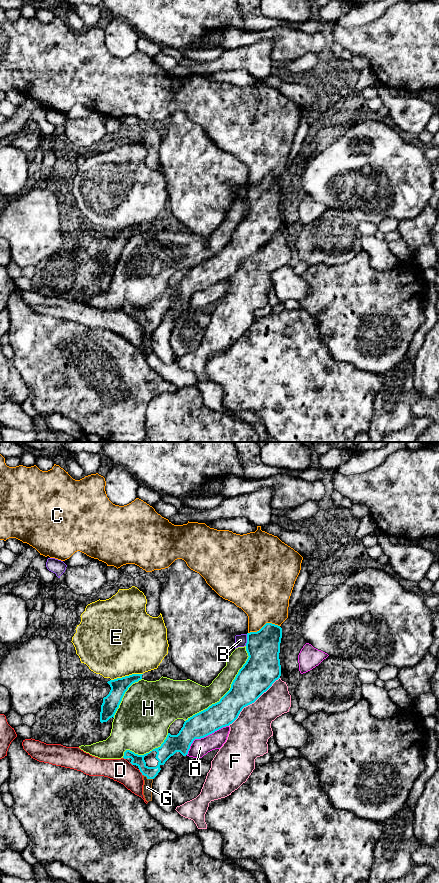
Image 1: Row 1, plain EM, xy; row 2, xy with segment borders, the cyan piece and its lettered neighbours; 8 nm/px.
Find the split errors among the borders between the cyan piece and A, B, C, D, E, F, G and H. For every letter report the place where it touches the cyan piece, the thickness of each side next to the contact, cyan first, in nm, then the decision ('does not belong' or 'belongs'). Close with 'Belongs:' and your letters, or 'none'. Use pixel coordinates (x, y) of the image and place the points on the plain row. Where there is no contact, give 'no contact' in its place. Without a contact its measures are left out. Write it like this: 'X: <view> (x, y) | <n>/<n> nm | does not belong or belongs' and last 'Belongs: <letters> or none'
A: xy (204, 288) | 200/140 nm | does not belong
B: xy (247, 192) | 280/100 nm | does not belong
C: xy (264, 177) | 280/420 nm | does not belong
D: xy (140, 323) | 120/190 nm | does not belong
E: xy (126, 228) | 140/500 nm | does not belong
F: xy (252, 254) | 280/320 nm | does not belong
G: xy (148, 330) | 120/80 nm | belongs
H: xy (229, 242) | 280/200 nm | does not belong
Belongs: G

